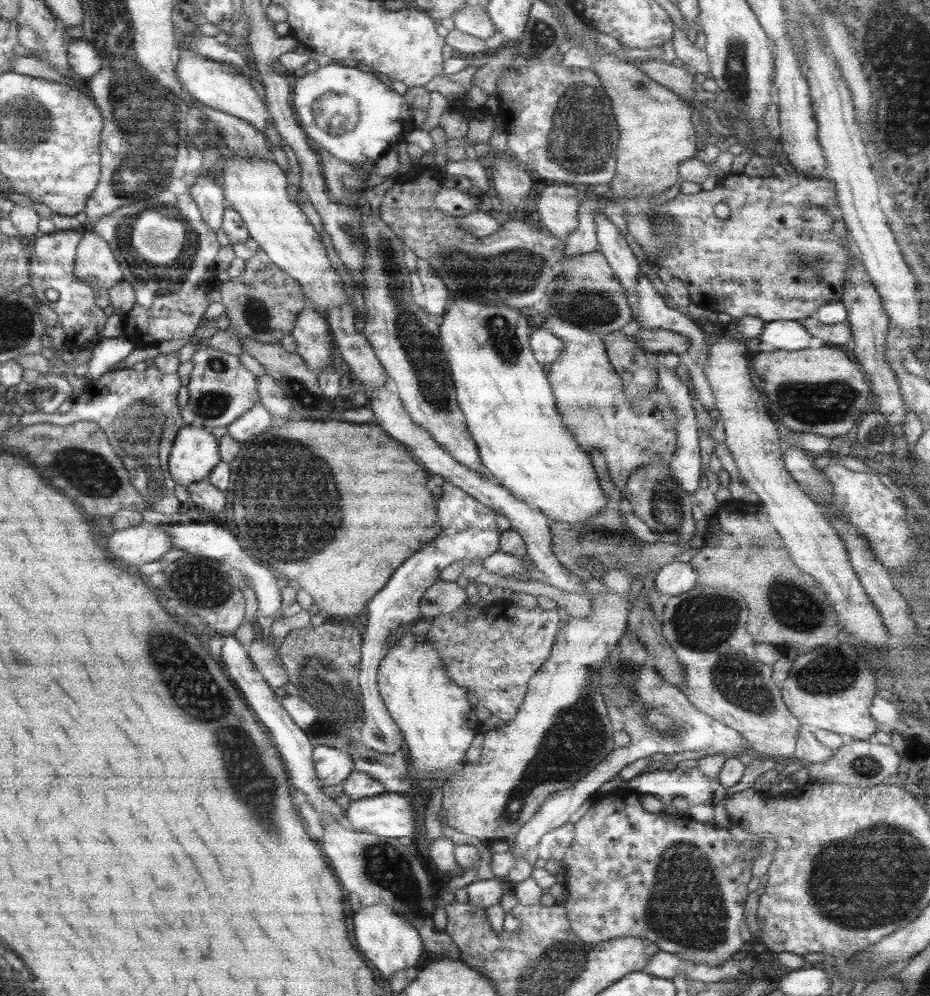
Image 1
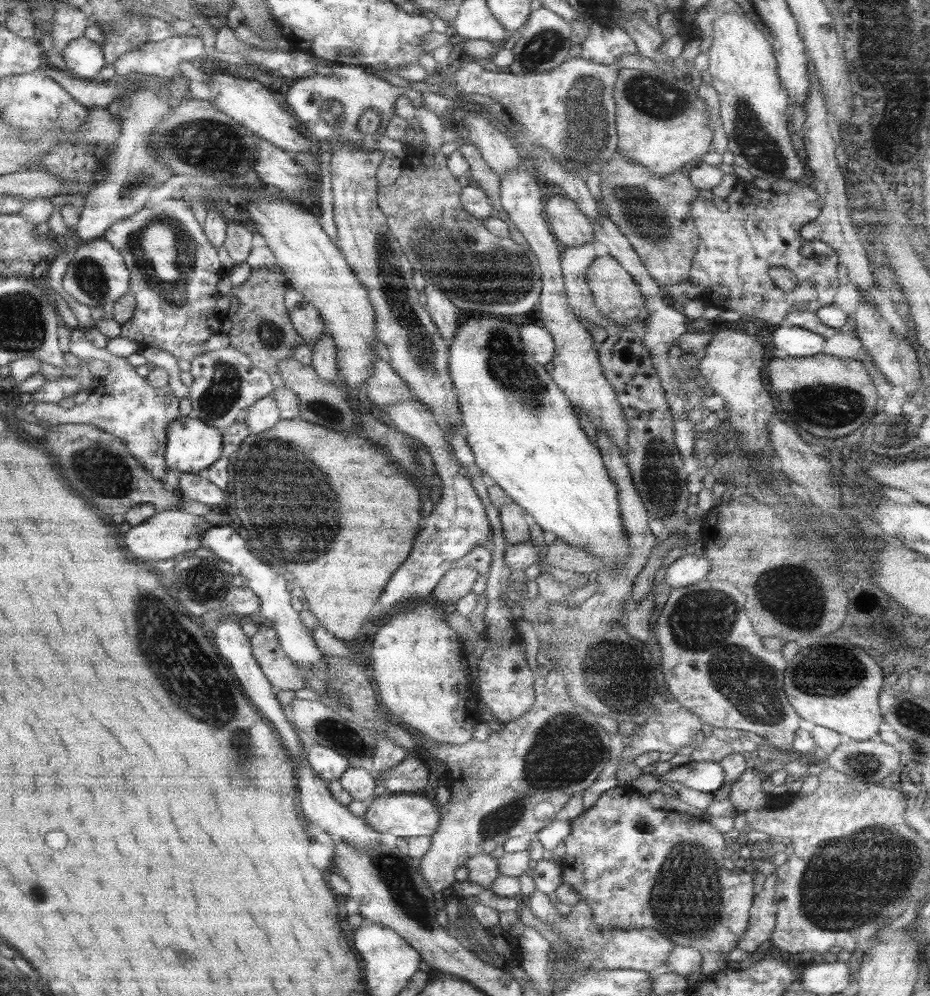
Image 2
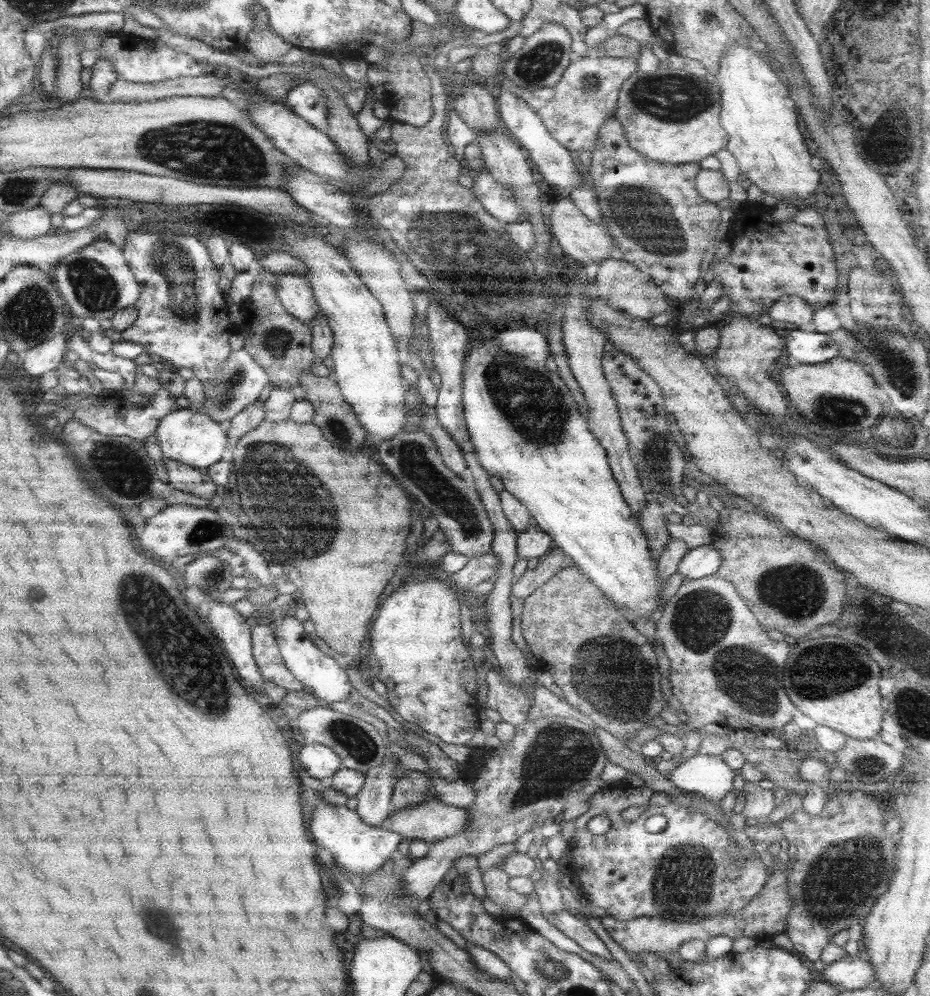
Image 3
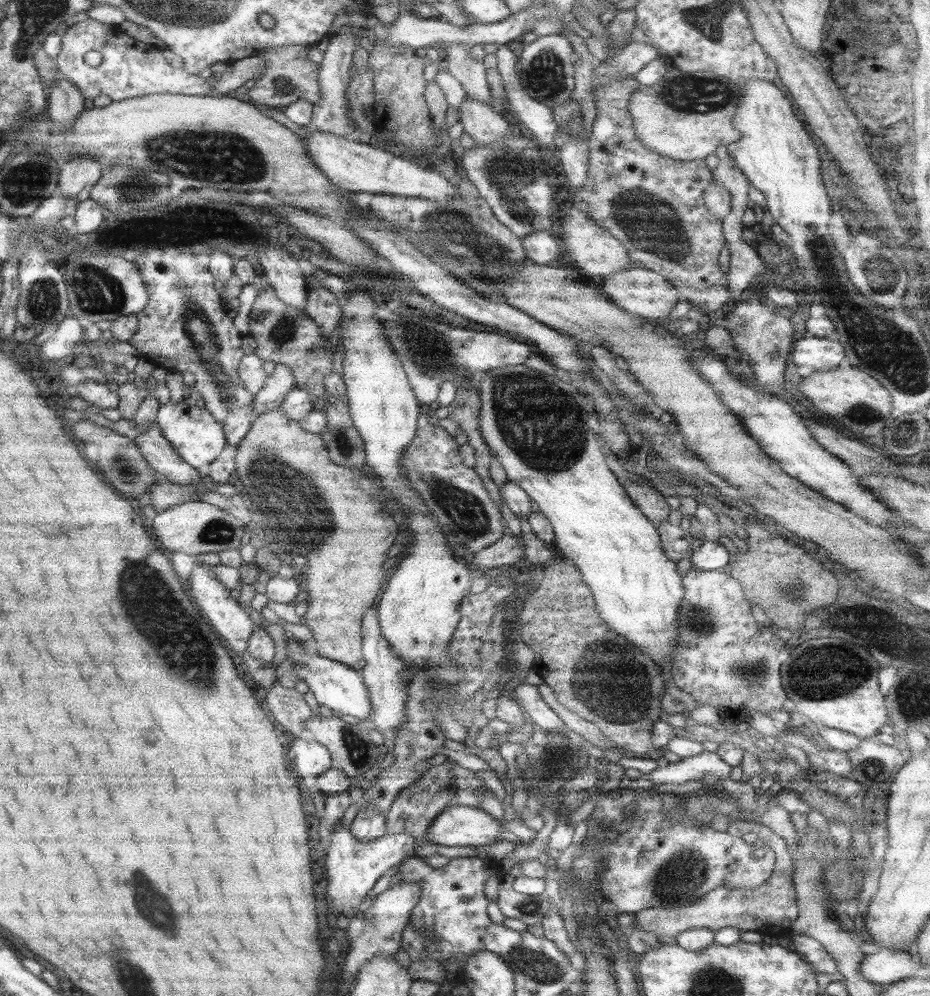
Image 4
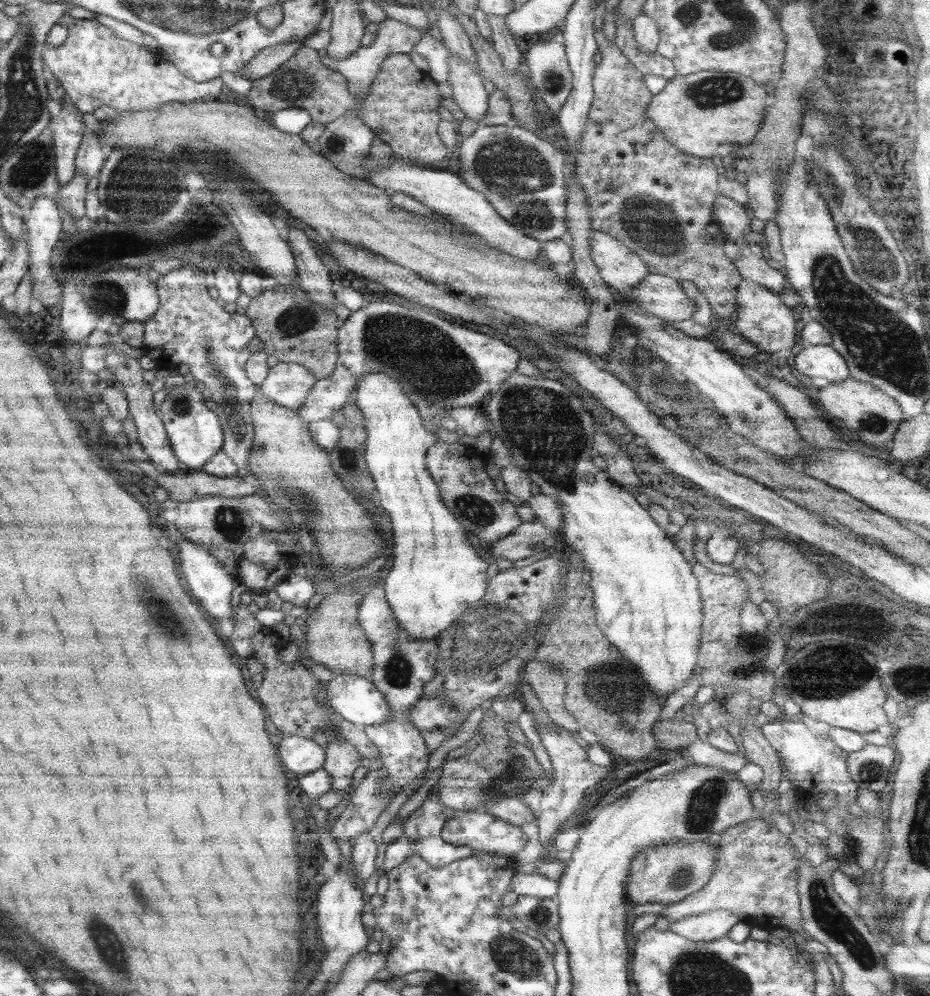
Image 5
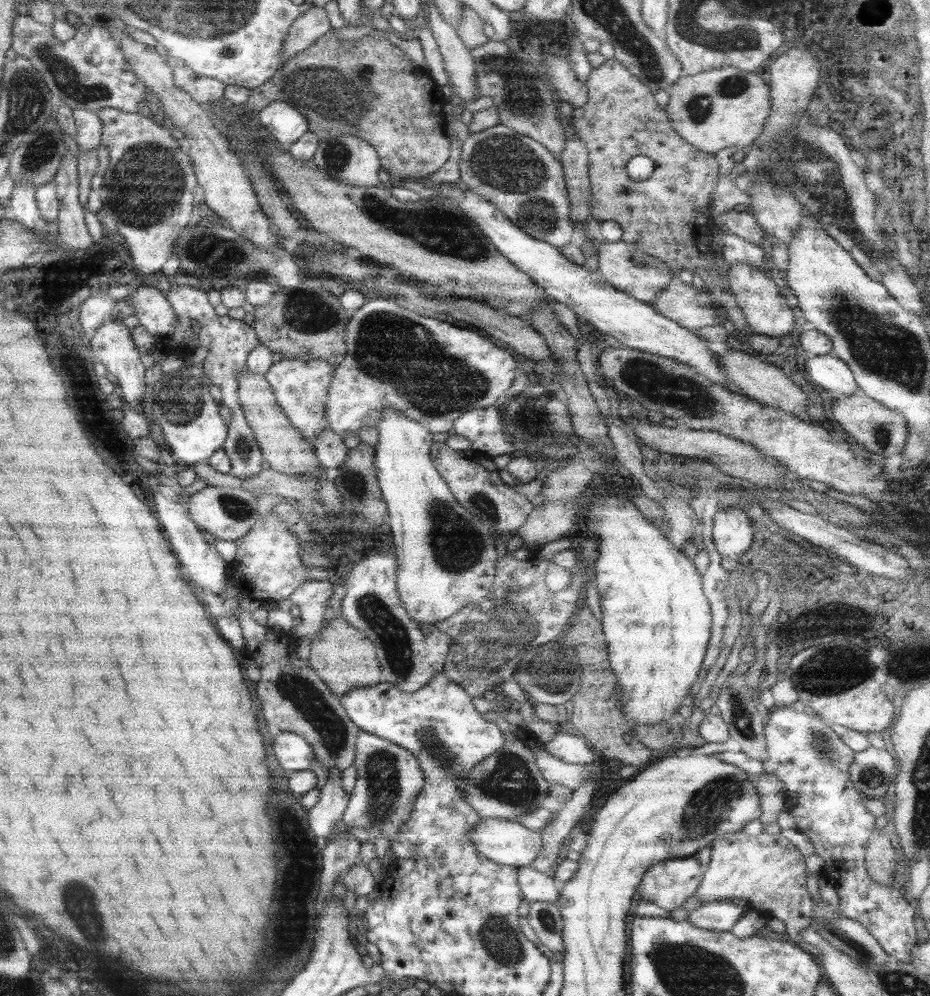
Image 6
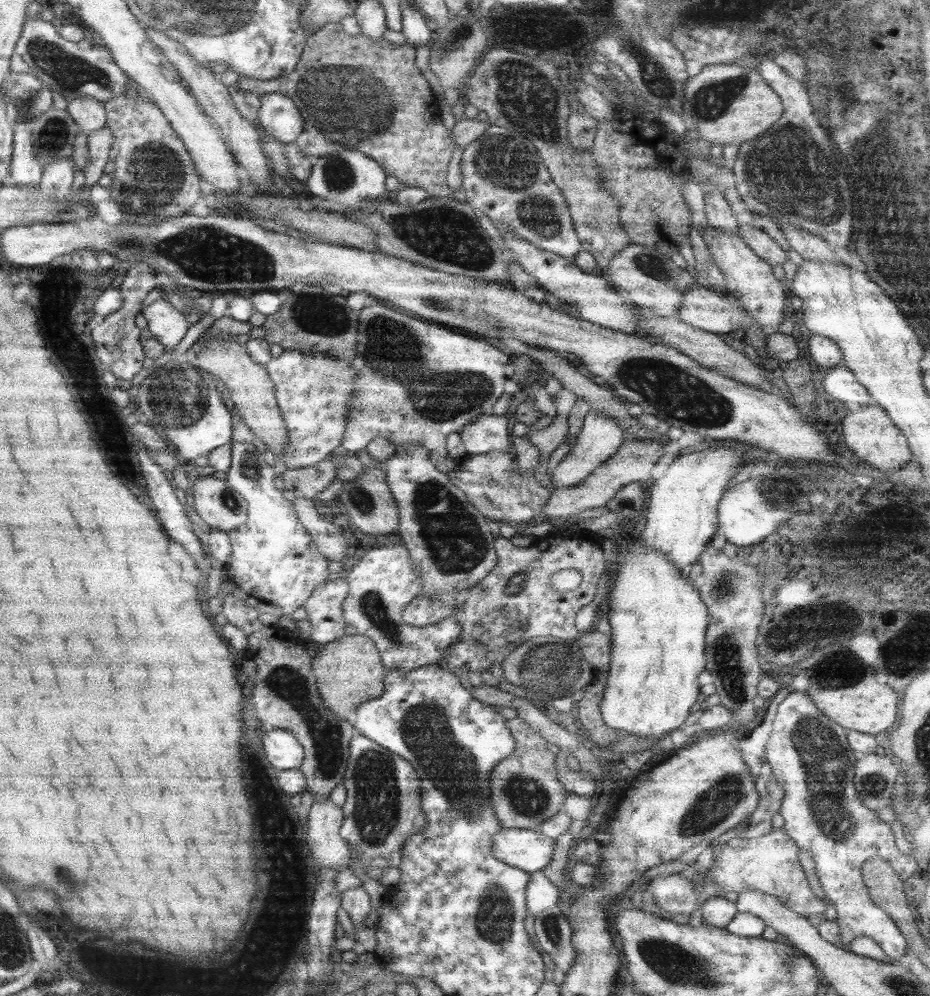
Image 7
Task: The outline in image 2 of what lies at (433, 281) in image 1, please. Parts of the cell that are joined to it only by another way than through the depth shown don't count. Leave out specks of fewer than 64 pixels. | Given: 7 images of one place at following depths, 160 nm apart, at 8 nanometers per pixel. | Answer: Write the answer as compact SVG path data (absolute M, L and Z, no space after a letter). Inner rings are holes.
M425 282L423 292L426 296L424 308L437 332L447 344L453 338L453 333L459 324L459 310L449 302L449 298L429 282Z

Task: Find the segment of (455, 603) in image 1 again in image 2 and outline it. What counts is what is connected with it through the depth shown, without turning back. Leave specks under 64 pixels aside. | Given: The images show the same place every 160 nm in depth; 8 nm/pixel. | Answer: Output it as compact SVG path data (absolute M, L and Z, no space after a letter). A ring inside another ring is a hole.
M451 566L443 573L443 576L440 576L439 582L429 594L430 598L443 606L453 604L471 592L472 584L477 577L478 574L473 568Z

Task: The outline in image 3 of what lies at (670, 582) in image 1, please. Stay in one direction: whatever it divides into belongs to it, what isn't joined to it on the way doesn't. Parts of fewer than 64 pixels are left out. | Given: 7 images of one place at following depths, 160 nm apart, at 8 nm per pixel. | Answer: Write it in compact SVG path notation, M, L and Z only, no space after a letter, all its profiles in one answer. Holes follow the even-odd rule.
M710 545L688 549L676 566L683 579L695 580L712 575L719 566L720 556Z

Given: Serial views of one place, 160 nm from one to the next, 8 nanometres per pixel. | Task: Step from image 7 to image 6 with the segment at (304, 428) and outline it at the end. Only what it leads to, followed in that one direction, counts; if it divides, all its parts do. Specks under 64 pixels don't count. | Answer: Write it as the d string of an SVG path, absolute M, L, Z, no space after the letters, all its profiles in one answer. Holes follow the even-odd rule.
M282 358L271 363L263 374L286 419L309 442L312 442L312 438L315 438L321 429L328 429L324 419L324 400L333 369L335 367L327 361Z

